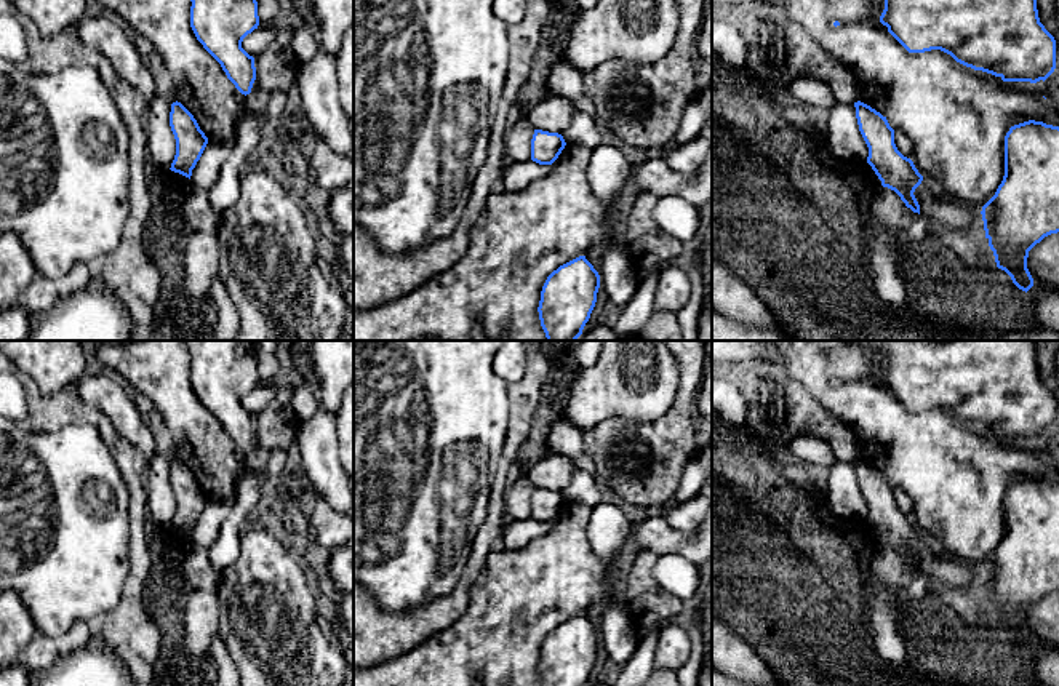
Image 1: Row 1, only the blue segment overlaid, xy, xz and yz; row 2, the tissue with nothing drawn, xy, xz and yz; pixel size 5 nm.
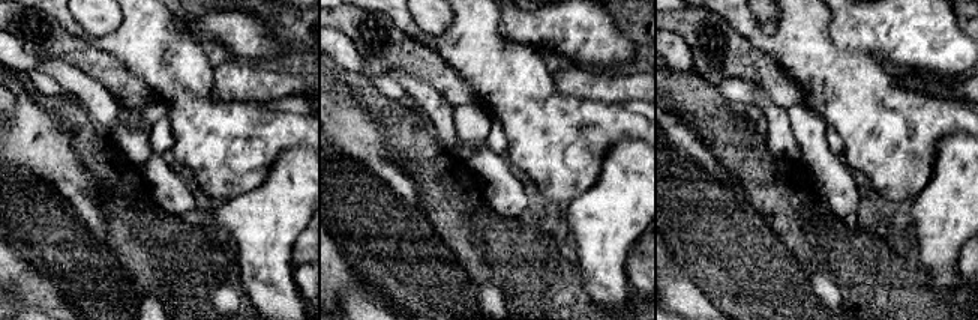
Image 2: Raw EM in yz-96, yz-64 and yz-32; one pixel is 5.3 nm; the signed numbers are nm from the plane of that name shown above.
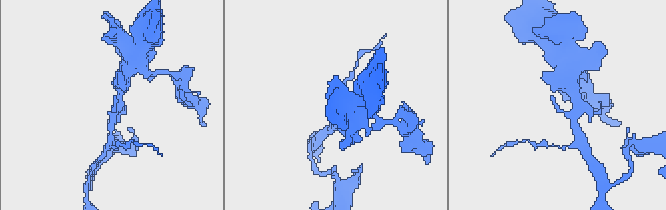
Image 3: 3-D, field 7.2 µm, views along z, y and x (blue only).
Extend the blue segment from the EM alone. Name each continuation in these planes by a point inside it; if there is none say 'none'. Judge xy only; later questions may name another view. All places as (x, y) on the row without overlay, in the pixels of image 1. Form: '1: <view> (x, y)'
none

